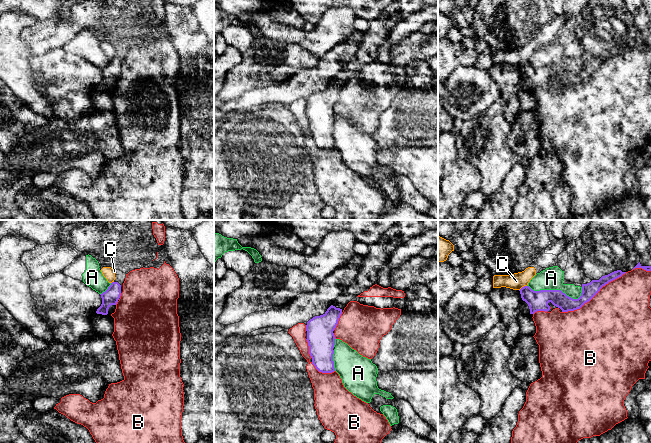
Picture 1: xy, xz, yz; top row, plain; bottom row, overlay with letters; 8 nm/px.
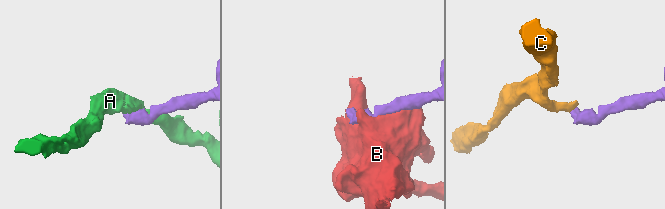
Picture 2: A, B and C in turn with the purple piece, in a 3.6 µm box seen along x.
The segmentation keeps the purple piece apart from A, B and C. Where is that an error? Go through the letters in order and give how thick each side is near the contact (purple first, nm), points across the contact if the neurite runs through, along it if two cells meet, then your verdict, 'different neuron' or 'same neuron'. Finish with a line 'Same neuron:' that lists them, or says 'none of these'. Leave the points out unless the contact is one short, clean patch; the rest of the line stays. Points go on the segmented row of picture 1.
A: 160 nm thick on the purple side, 180 nm on the other; different neuron
B: 120 nm thick on the purple side, 500 nm on the other; different neuron
C: 160 nm thick on the purple side, 140 nm on the other; border along yz (526, 285), (519, 290); different neuron
Same neuron: none of these

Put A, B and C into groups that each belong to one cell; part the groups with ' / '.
A / B / C

